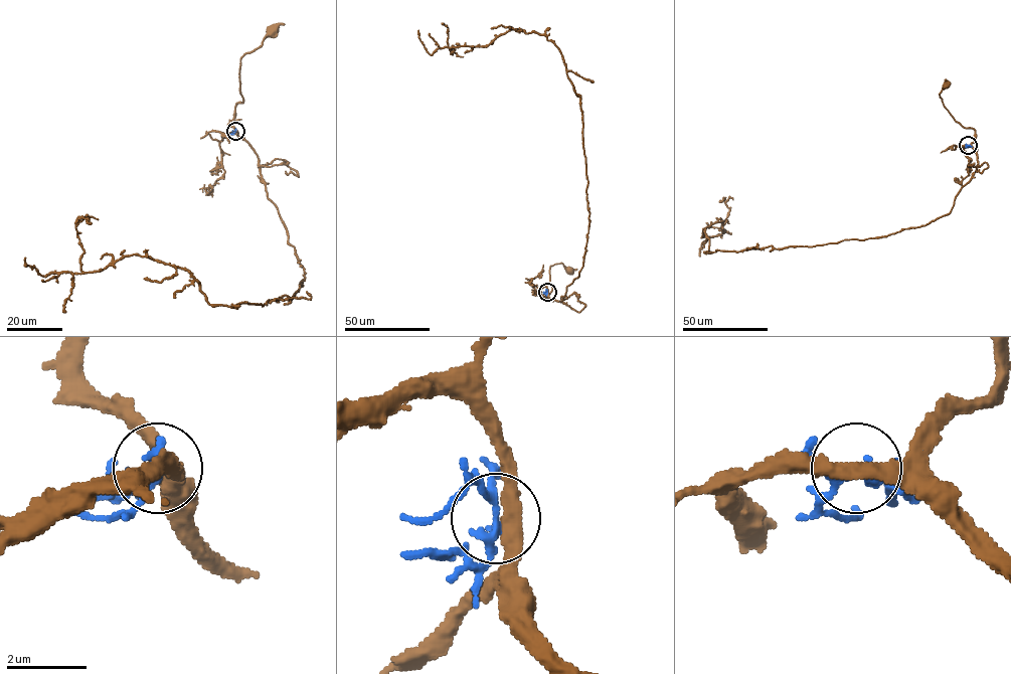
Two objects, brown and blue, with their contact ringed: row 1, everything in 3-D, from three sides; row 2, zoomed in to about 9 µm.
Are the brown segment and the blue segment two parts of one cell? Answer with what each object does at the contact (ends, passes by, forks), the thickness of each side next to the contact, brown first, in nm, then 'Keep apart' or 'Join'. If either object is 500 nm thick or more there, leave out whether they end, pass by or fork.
At the ring brown passes by. At the ring blue forks. Thickness 360 nm (brown) against 170 nm. Keep apart

